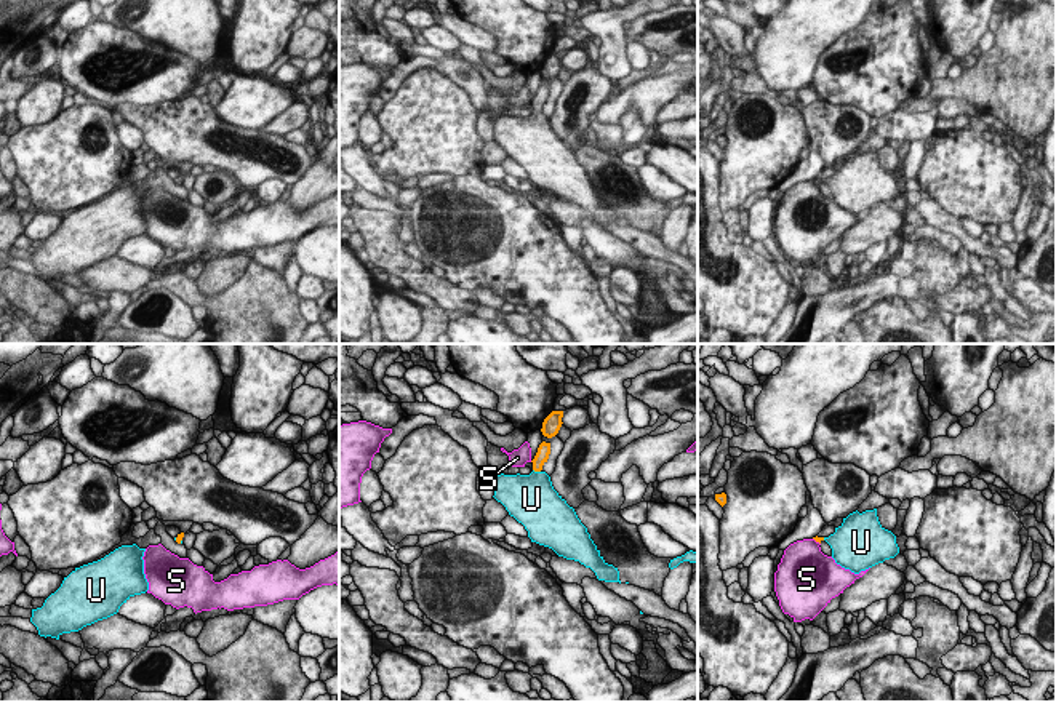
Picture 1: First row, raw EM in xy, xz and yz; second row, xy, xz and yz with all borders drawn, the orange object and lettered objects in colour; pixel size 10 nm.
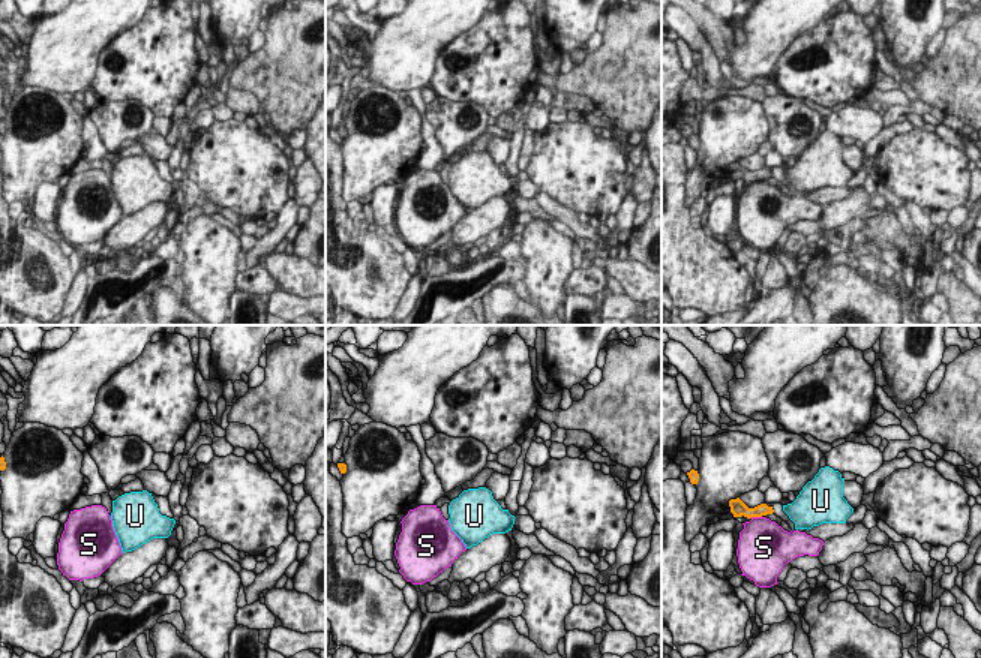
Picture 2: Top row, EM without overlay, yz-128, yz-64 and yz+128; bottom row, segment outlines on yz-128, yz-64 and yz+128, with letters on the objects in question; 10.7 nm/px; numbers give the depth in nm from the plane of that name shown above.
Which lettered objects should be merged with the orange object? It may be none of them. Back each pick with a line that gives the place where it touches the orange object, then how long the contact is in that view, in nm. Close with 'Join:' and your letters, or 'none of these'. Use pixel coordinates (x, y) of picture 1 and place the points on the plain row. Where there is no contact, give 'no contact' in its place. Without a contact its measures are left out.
U: contact xz (536, 112); length 90 nm
Join: U

